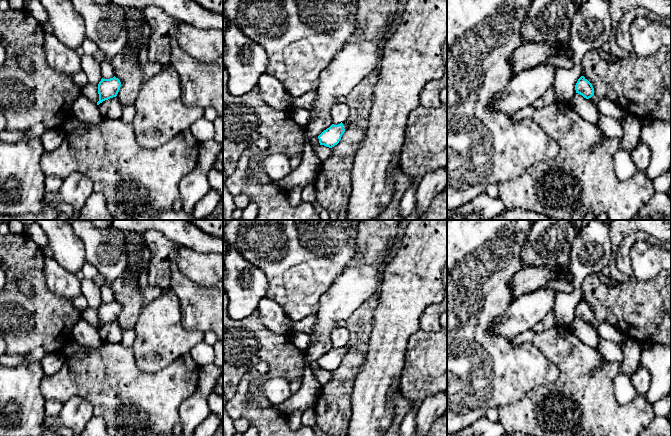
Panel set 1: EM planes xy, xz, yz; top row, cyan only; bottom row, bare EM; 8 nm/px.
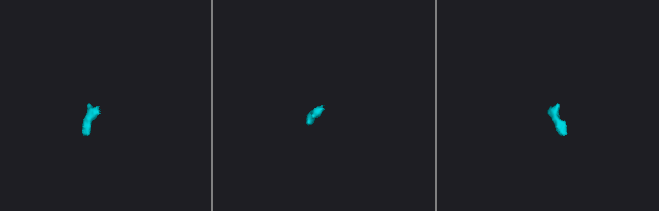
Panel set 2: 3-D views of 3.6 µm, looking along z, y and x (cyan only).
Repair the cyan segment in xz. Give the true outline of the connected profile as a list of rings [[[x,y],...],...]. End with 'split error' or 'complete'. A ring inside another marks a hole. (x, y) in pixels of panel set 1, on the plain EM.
[[[350,346],[340,347],[338,349],[332,348],[329,352],[324,354],[319,360],[320,369],[332,372],[339,367],[345,354],[350,350]]]; split error

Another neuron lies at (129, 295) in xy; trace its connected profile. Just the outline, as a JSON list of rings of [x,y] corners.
[[[126,274],[118,277],[111,285],[114,300],[121,306],[117,318],[119,327],[123,330],[134,329],[138,316],[143,308],[143,294],[138,280],[126,282]]]

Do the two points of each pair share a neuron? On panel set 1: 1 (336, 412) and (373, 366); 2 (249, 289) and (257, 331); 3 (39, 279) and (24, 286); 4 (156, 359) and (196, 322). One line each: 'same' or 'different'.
1: different
2: different
3: different
4: different

